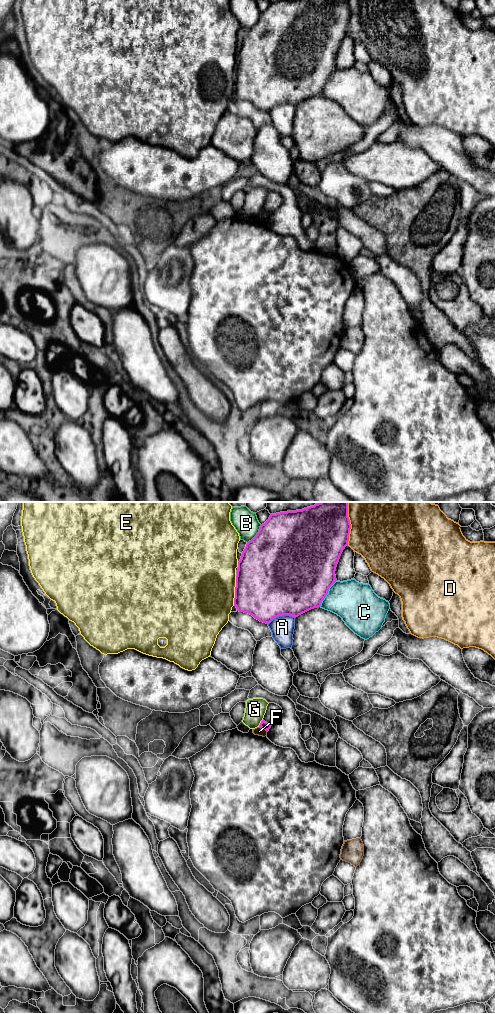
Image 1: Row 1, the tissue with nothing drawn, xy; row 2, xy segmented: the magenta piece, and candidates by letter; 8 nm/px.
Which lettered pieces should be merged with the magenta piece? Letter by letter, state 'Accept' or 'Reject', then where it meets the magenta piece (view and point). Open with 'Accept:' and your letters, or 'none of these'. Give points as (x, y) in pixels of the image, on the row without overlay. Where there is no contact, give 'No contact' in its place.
Accept: none of these
A: Reject. Touches magenta at xy (280, 103)
B: Reject. Touches magenta at xy (257, 22)
C: Reject. Touches magenta at xy (327, 81)
D: Reject. Touches magenta at xy (350, 16)
E: Reject. Touches magenta at xy (235, 78)
F: Reject. Touches magenta at xy (263, 216)
G: Reject. Touches magenta at xy (260, 211)

